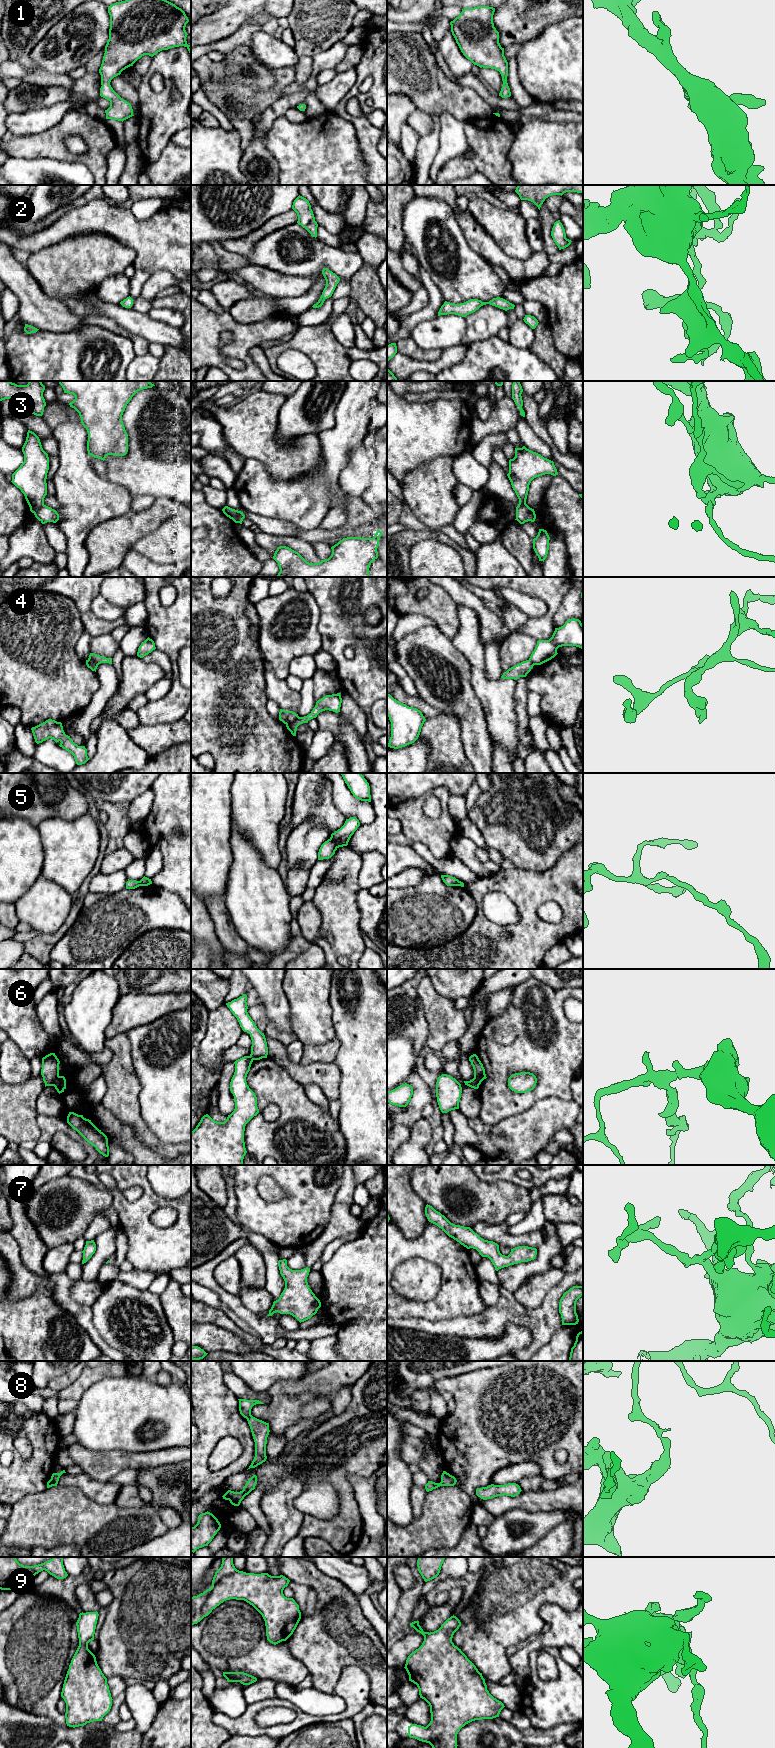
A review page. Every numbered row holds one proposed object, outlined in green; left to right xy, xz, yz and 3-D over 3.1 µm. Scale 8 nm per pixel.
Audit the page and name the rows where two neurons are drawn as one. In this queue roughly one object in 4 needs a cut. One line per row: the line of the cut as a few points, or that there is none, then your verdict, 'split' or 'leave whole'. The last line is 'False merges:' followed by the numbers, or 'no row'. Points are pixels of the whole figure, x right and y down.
1: no cut; leave whole
2: no cut; leave whole
3: no cut; leave whole
4: cut in xz along (298, 716), (286, 724); split
5: cut in xz along (330, 838), (338, 847); split
6: cut in xy along (59, 1076), (53, 1085); split
7: no cut; leave whole
8: cut in xz along (251, 1415), (246, 1418); split
9: no cut; leave whole
False merges: 4, 5, 6, 8

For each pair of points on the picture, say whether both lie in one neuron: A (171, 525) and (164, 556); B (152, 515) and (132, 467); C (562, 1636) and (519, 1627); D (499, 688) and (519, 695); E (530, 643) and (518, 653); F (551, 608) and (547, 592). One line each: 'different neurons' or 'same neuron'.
A: same neuron
B: different neurons
C: different neurons
D: different neurons
E: same neuron
F: same neuron

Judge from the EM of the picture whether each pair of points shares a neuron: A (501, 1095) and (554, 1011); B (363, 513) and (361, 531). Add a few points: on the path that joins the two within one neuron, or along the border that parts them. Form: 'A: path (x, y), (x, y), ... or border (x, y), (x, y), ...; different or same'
A: path (508, 1069), (526, 1051), (547, 1051), (557, 1037); same
B: border (376, 516), (358, 526), (346, 527), (344, 525); different

